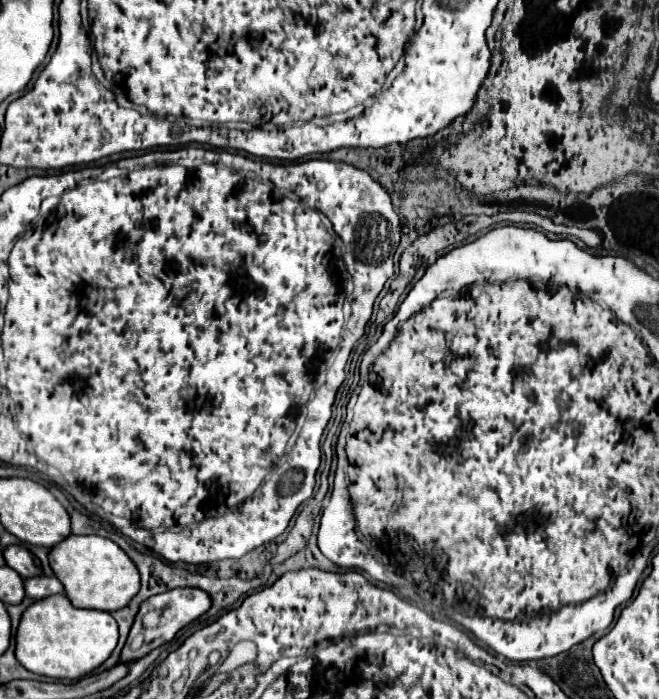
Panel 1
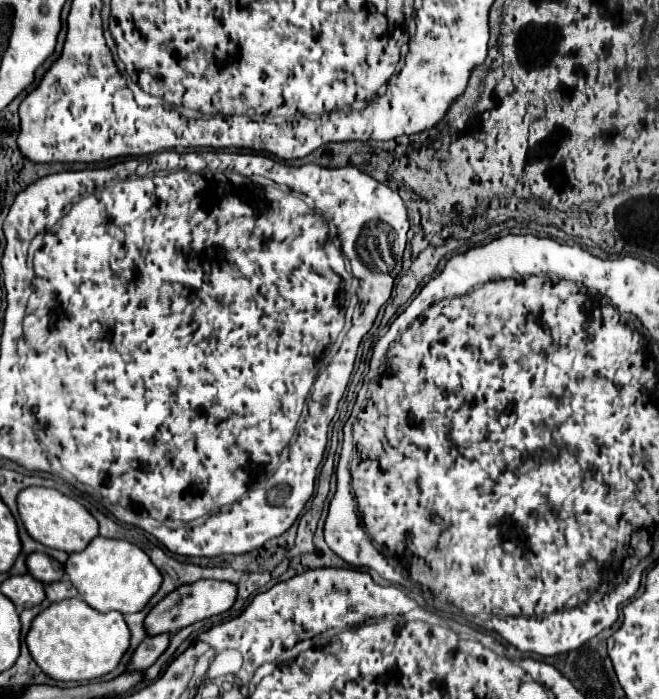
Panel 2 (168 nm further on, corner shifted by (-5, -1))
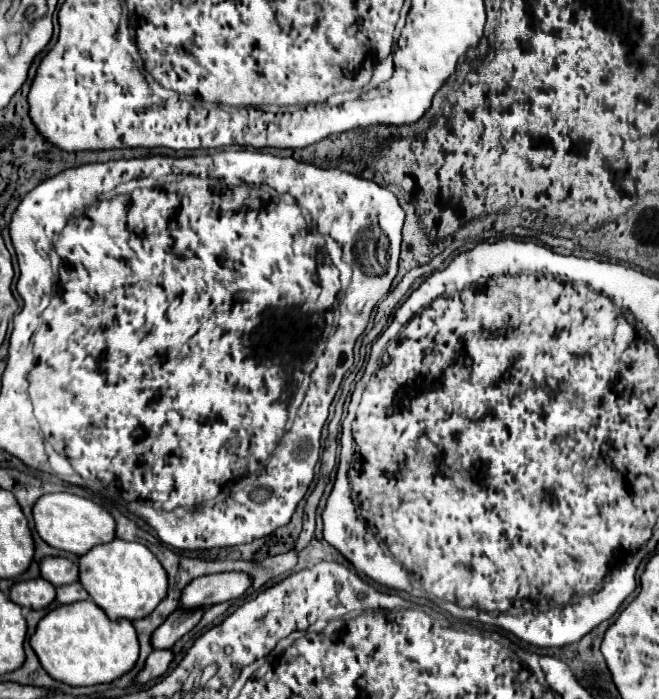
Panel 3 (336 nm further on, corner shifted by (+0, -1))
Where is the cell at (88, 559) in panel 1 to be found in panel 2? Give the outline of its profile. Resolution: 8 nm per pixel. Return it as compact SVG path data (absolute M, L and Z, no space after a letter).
M103 536L93 538L83 552L73 552L65 562L65 572L89 606L99 612L115 610L121 614L141 612L157 594L163 580L161 572L139 546L127 540L111 540Z

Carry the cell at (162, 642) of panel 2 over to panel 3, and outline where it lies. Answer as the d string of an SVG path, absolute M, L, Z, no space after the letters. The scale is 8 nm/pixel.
M174 610L166 622L152 634L154 650L168 650L178 638L190 632L202 618L202 610Z

